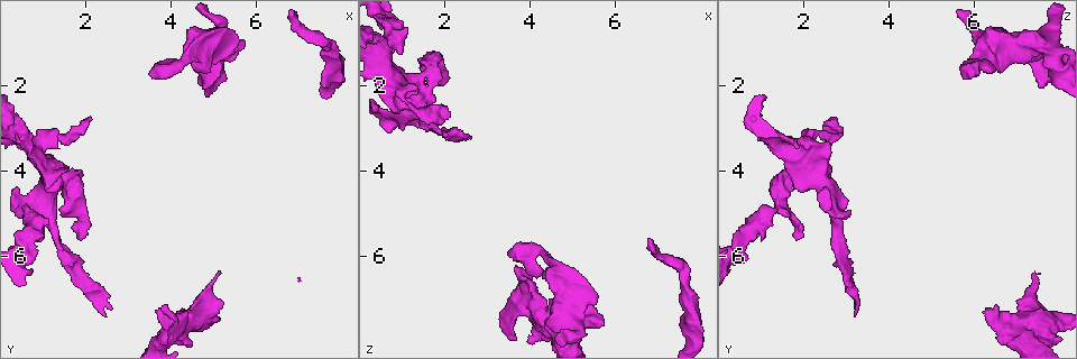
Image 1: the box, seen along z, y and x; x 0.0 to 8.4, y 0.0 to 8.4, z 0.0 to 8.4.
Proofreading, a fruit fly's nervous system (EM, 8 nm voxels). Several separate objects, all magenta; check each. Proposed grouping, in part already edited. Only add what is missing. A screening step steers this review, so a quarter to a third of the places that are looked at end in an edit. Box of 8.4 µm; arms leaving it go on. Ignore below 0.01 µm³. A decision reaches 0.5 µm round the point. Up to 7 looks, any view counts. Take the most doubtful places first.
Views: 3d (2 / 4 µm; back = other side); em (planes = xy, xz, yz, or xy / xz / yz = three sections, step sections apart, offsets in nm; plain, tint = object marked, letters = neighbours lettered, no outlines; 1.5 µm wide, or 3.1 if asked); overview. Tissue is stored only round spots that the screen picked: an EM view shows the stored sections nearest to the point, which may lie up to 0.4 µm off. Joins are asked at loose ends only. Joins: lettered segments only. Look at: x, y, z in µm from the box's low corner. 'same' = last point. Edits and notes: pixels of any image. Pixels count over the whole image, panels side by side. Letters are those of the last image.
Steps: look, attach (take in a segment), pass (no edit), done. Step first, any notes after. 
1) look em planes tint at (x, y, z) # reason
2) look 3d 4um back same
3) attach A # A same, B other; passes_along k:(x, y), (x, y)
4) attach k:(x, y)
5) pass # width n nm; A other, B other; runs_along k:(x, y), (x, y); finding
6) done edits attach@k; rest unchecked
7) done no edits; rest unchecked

look 3d 2um at (3.65, 7.30, 6.25) # branch stops here

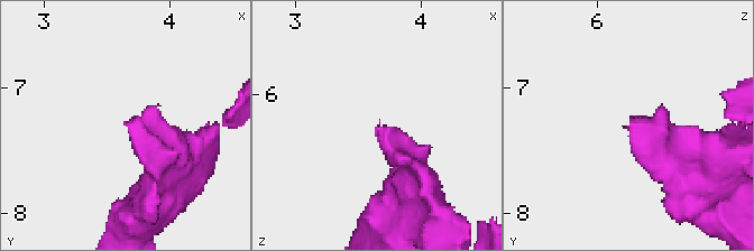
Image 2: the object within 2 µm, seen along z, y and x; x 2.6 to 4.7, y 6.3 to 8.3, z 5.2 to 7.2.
look em xy step 4 letters at (3.64, 7.28, 6.24) # need the tissue

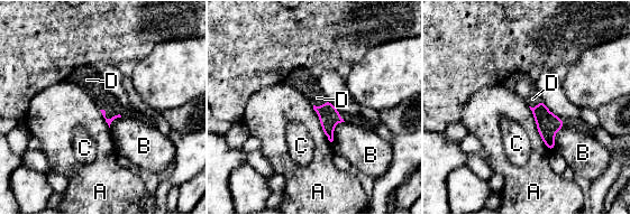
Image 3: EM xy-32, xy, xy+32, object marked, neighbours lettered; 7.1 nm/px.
look em xz step 8 letters same # cut it another way

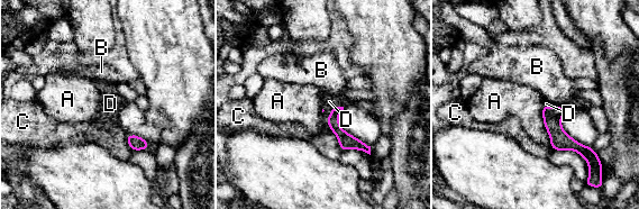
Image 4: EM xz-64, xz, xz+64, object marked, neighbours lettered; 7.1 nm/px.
attach D # A other, B other, C other, D same; passes_along 4:(346, 141), (330, 114), (329, 101); the cell continues

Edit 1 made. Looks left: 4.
look overview # see it whole again

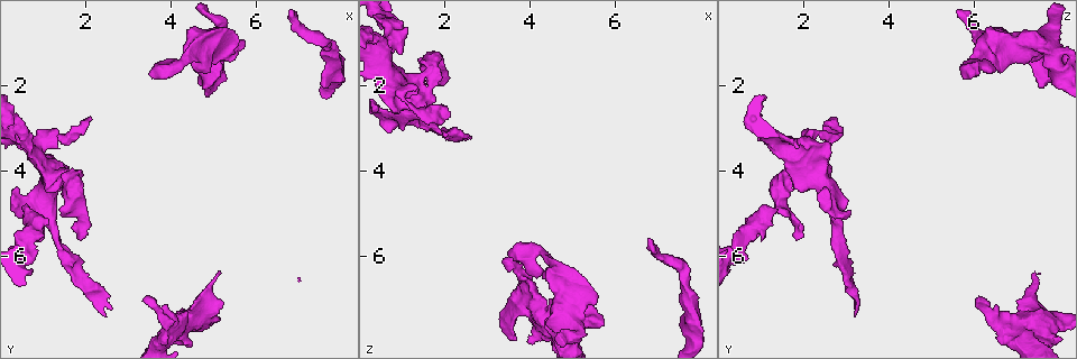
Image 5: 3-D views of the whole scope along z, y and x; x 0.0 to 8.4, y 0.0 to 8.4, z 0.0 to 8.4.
look em planes letters at (2.65, 7.25, 3.25) # thin end

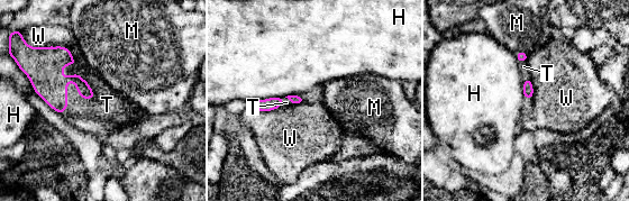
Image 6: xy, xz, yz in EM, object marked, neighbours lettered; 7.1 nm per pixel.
attach T # longest_contact H 380 nm; H other, M other, T same, W other; it goes on there

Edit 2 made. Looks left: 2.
done edits attach@4, attach@6; rest unchecked

